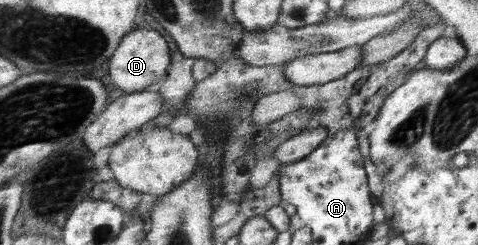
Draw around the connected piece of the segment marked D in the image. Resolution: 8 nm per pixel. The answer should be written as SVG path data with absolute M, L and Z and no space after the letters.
M139 27L122 42L112 57L110 75L117 87L127 93L140 92L151 88L169 73L171 67L171 49L169 41L153 28Z

